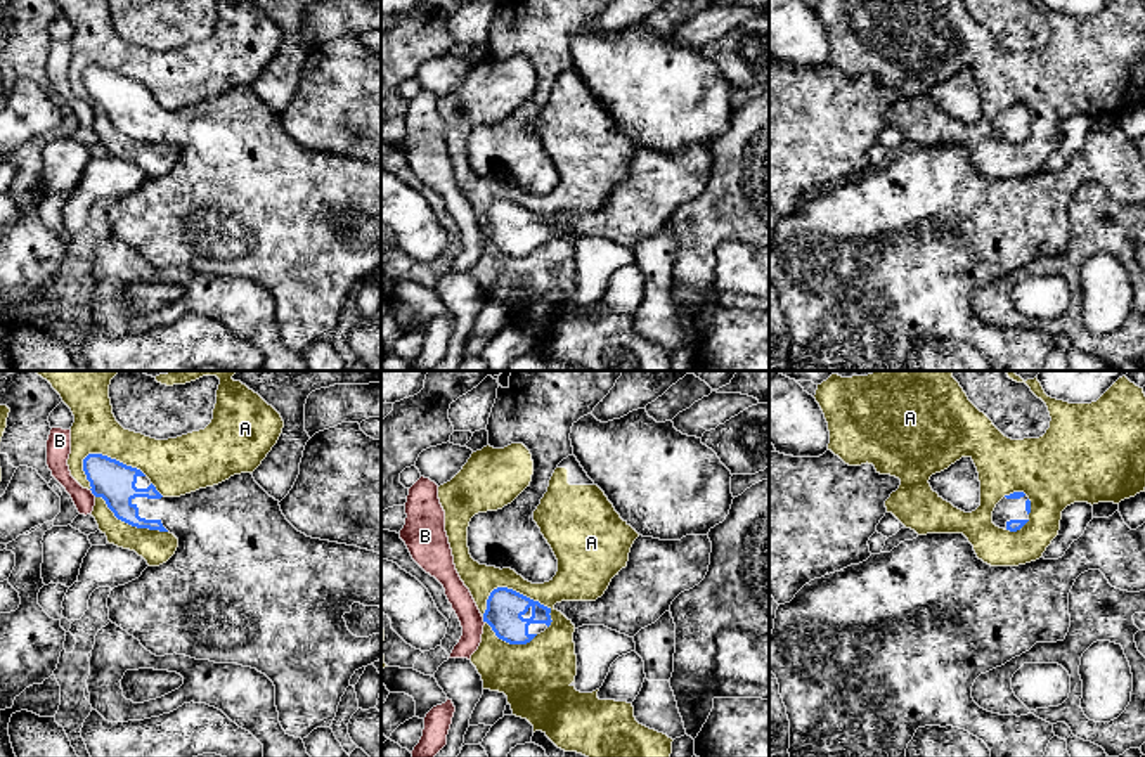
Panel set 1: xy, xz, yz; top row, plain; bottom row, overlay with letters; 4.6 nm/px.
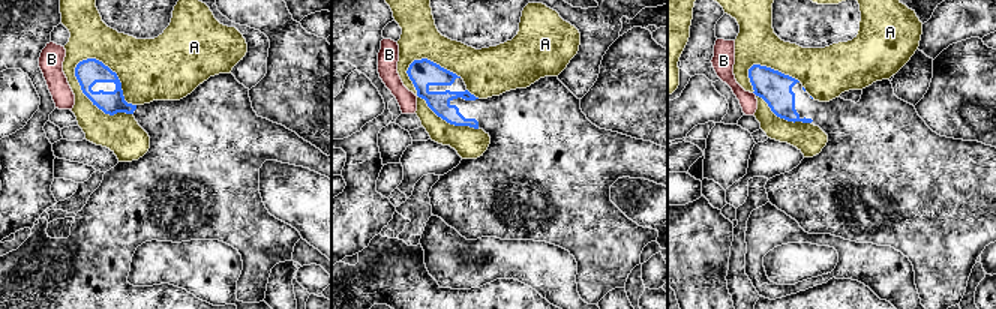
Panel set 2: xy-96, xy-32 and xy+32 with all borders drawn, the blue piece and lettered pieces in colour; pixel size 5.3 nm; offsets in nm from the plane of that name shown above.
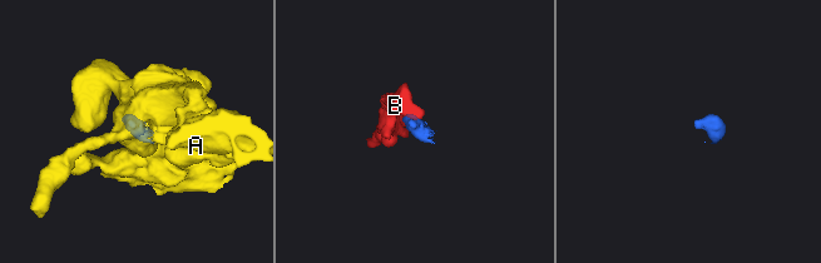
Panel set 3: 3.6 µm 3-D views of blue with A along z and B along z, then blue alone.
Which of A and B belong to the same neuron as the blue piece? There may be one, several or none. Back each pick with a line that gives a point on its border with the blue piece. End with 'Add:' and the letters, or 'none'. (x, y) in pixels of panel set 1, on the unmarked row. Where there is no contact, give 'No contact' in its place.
Add: none

